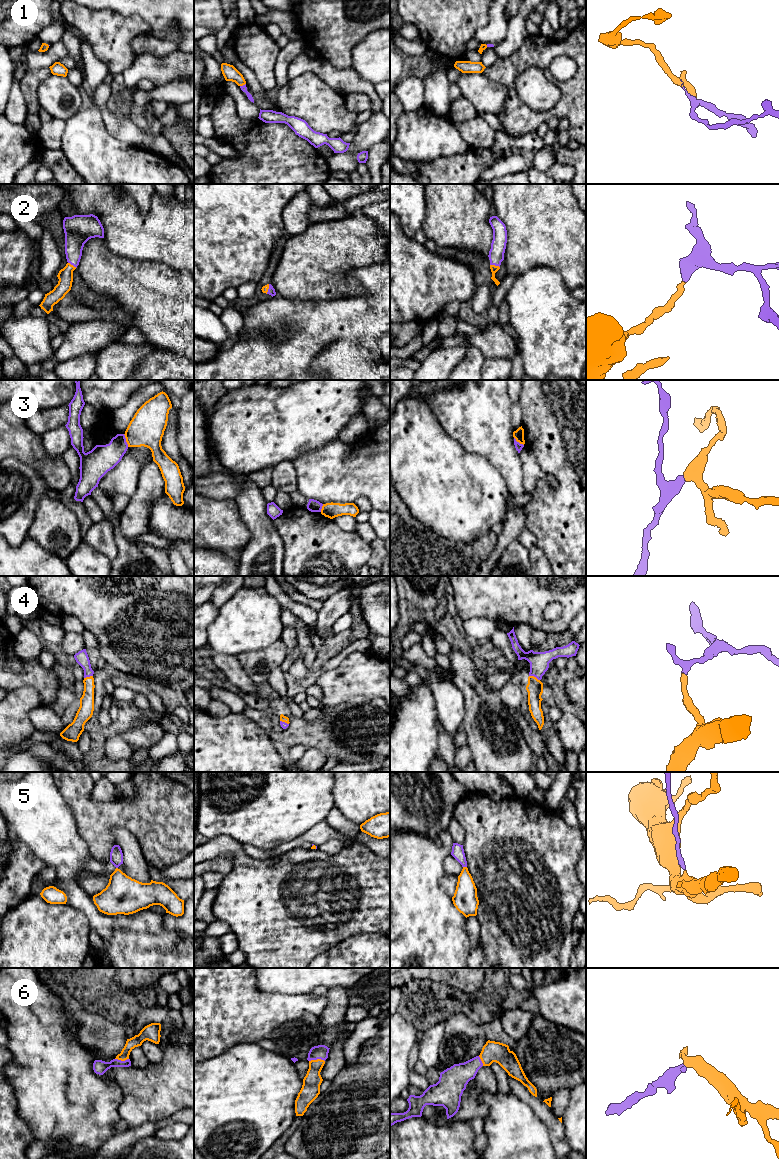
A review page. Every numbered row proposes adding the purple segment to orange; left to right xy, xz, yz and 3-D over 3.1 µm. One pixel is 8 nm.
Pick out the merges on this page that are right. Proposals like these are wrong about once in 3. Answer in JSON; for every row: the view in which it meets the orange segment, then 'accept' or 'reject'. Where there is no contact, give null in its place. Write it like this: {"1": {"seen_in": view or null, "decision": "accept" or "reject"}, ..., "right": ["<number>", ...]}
{"1": {"seen_in": "xz", "decision": "accept"}, "2": {"seen_in": "yz", "decision": "accept"}, "3": {"seen_in": "xy", "decision": "reject"}, "4": {"seen_in": "yz", "decision": "accept"}, "5": {"seen_in": "yz", "decision": "accept"}, "6": {"seen_in": "xz", "decision": "accept"}, "right": ["1", "2", "4", "5", "6"]}

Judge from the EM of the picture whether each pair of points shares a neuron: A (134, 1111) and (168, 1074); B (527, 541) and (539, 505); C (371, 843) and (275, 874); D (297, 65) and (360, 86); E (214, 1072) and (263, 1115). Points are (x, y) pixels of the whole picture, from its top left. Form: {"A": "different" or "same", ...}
{"A": "same", "B": "different", "C": "different", "D": "same", "E": "same"}

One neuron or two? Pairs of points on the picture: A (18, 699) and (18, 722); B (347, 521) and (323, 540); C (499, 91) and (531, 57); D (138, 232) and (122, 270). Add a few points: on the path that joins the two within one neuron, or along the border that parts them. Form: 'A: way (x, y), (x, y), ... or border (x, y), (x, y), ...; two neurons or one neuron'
A: way (18, 705), (18, 716); one neuron
B: border (331, 519), (343, 530), (355, 532); two neurons
C: border (483, 75), (506, 87), (504, 109); two neurons
D: border (107, 245), (115, 254), (135, 260), (150, 261); two neurons

